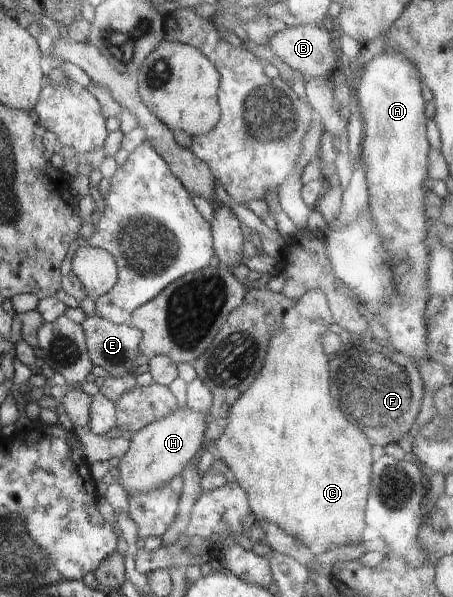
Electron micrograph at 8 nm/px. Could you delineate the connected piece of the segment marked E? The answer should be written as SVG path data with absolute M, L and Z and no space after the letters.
M98 315L86 317L82 322L86 346L94 368L106 370L112 377L120 378L128 375L135 366L136 358L141 354L138 350L142 334L140 330L130 324L114 324Z

